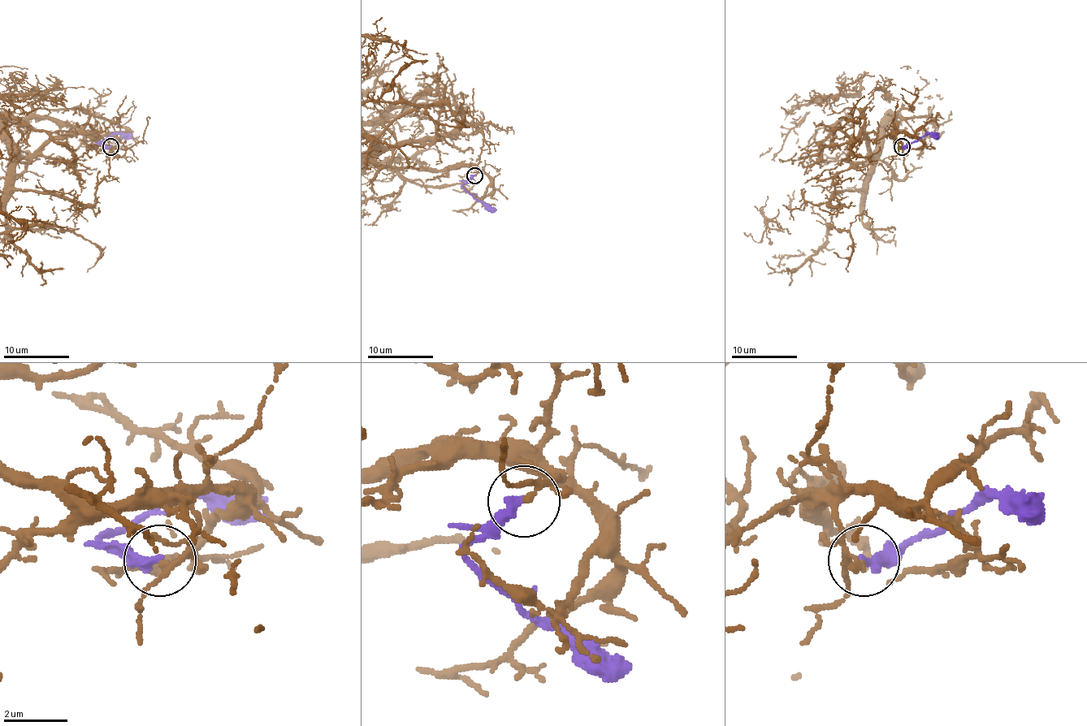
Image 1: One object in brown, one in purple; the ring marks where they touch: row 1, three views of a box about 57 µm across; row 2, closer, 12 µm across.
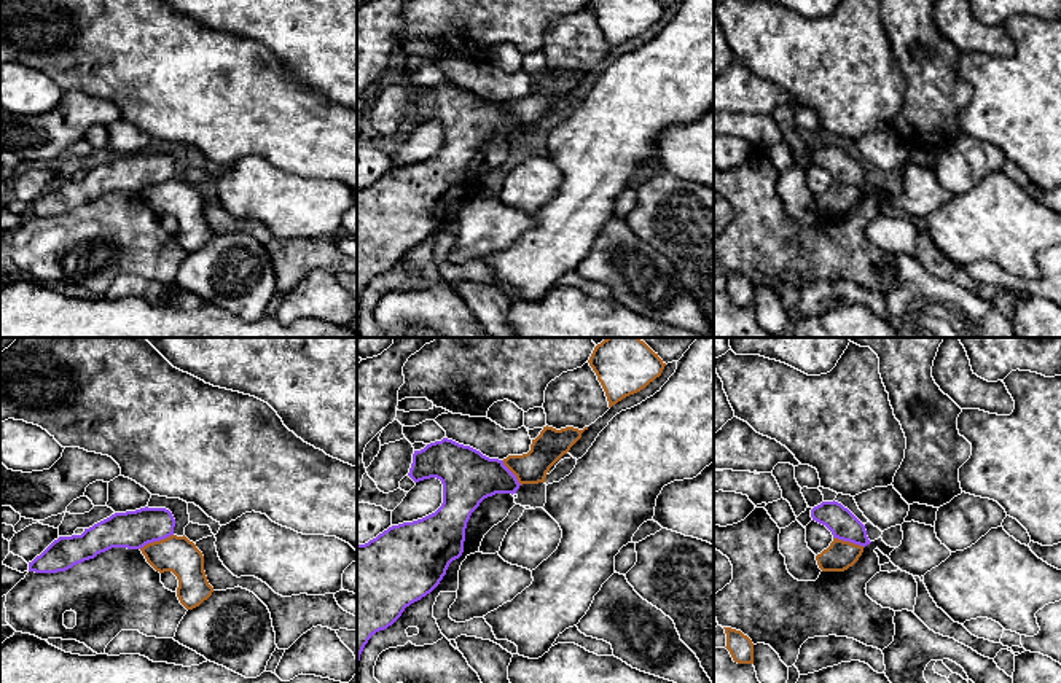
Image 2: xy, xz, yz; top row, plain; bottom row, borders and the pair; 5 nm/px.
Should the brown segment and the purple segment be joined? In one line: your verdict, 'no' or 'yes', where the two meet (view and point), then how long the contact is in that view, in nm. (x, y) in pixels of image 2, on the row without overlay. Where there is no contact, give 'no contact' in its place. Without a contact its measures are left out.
no | xy (155, 185) | 190 nm

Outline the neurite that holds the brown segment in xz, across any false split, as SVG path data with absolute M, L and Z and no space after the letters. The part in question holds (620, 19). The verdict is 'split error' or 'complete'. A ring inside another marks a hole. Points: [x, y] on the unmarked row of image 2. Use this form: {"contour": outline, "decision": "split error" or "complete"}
{"contour": "M589 0L609 51L645 32L661 19L666 6L660 0Z", "decision": "complete"}

